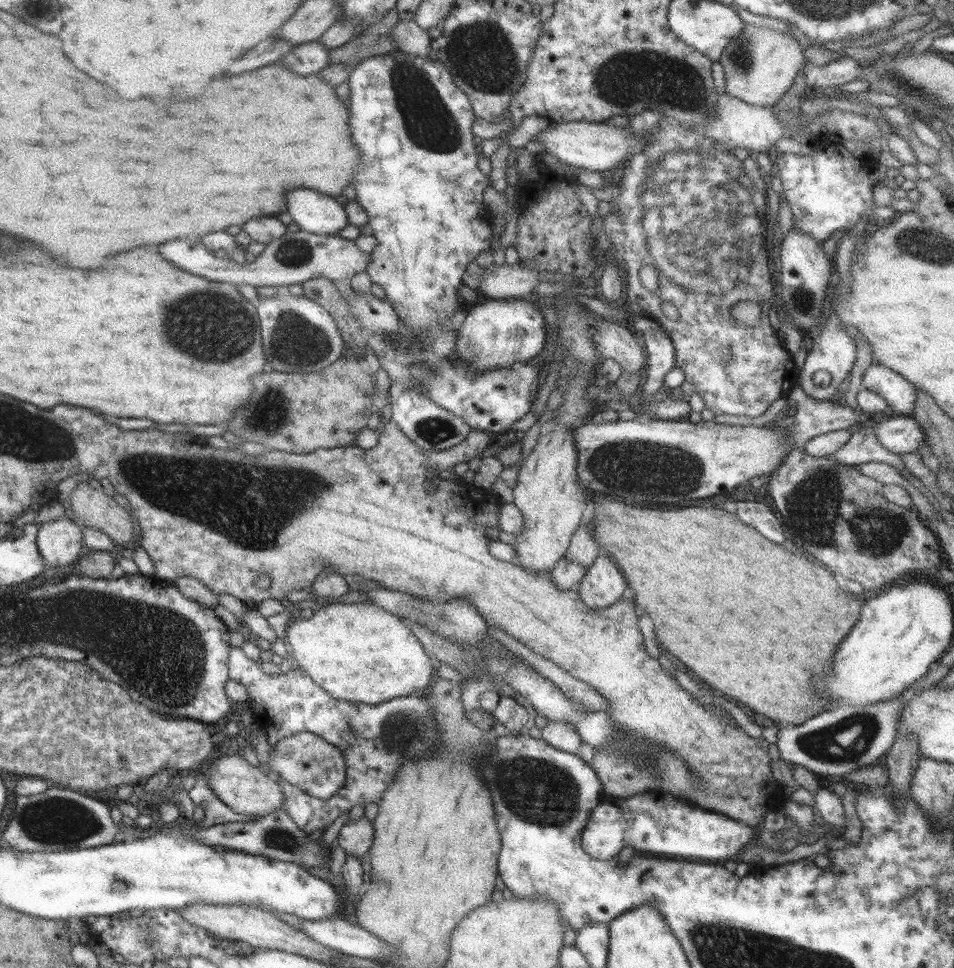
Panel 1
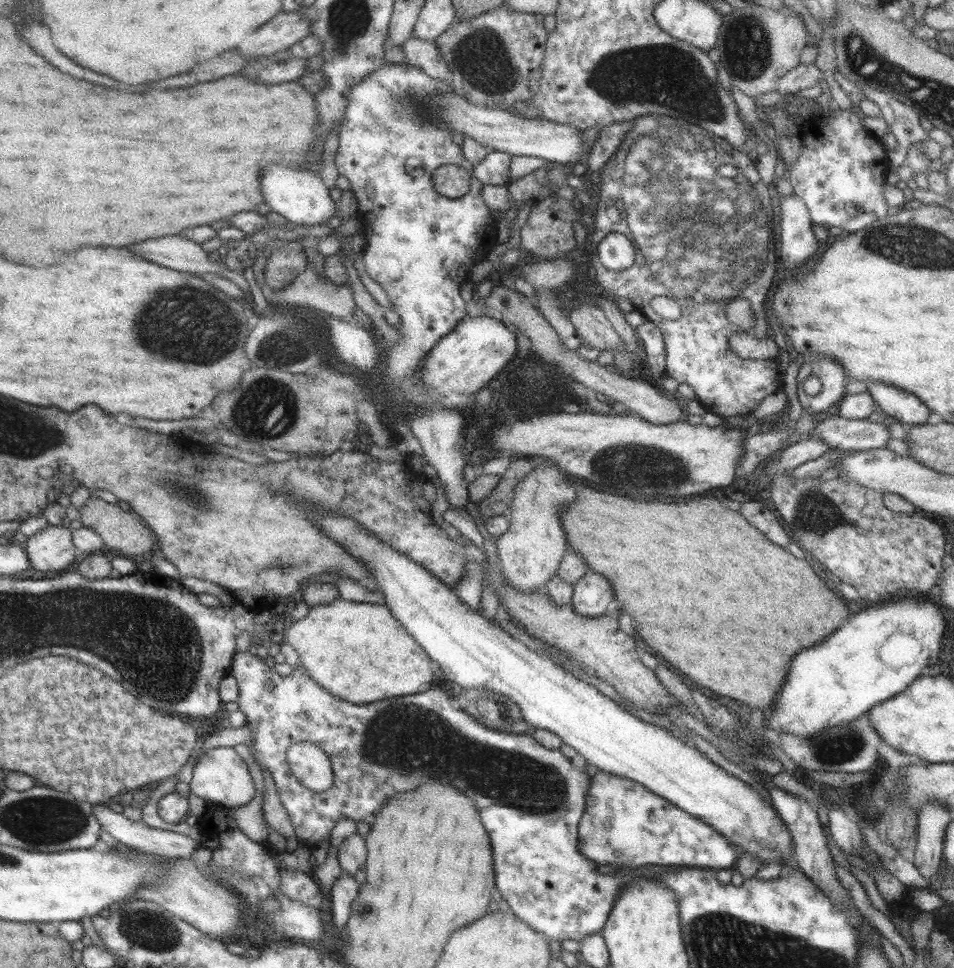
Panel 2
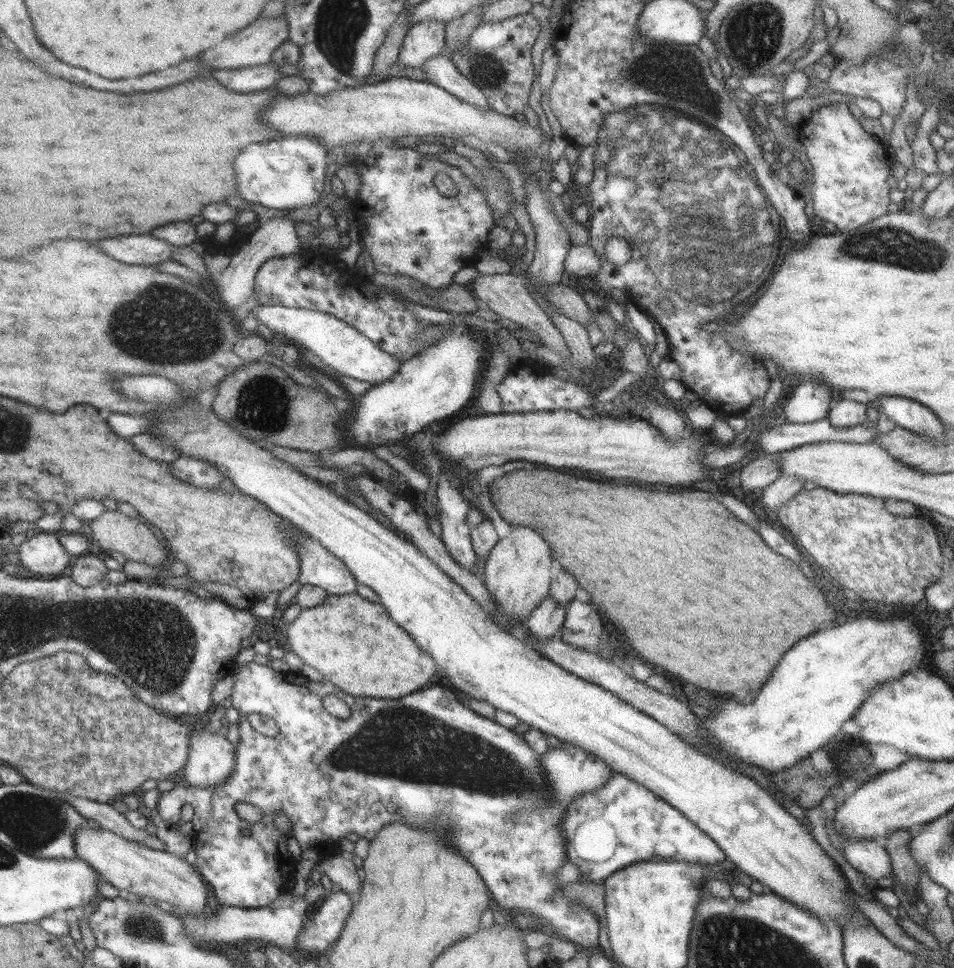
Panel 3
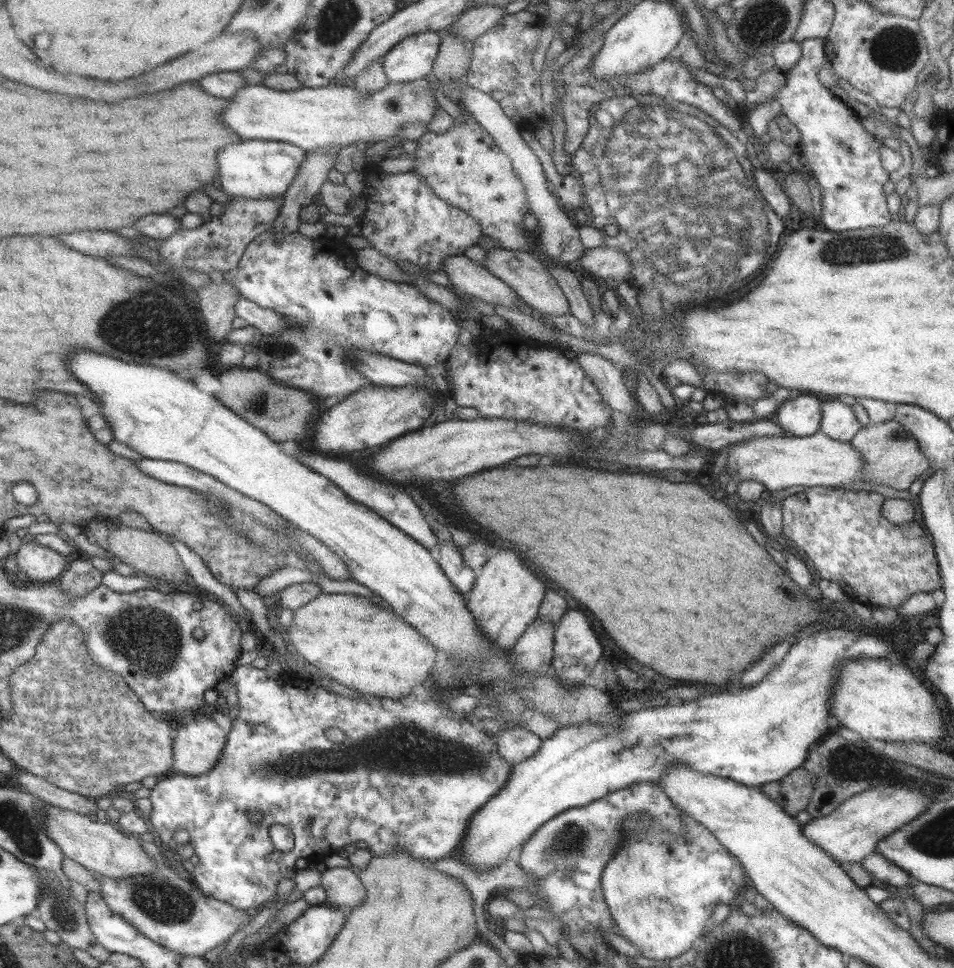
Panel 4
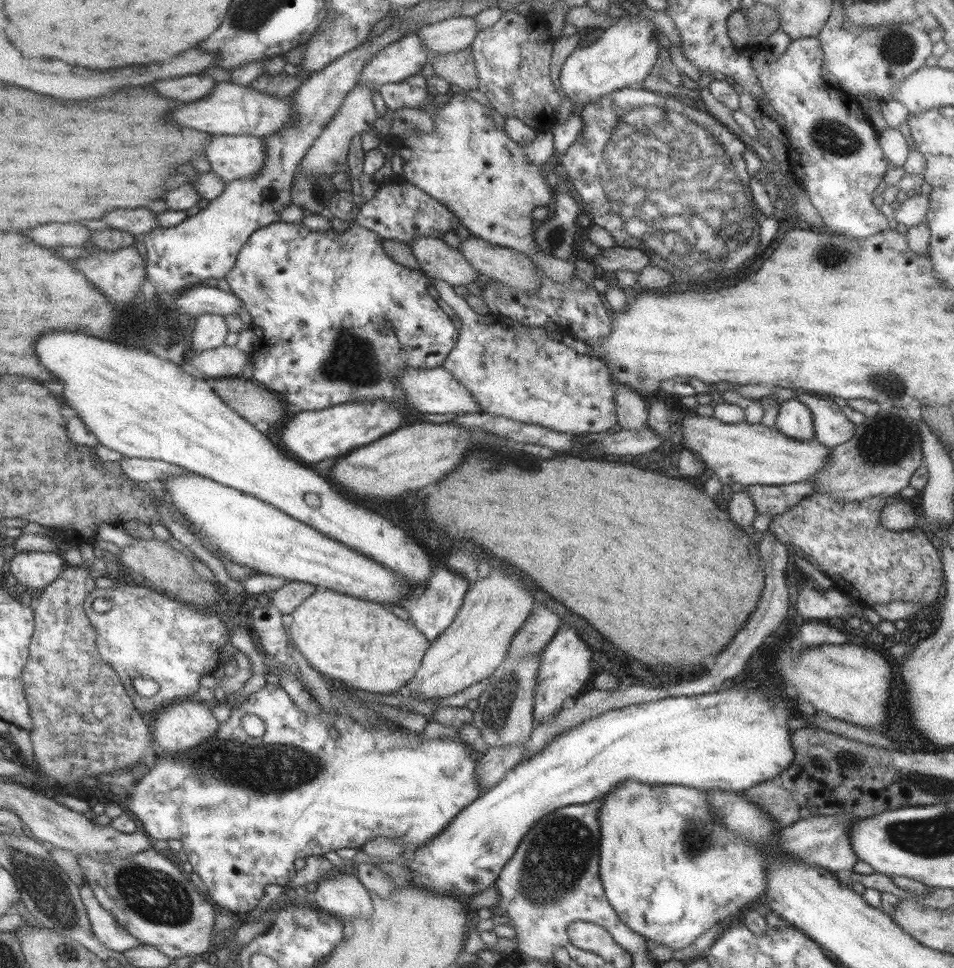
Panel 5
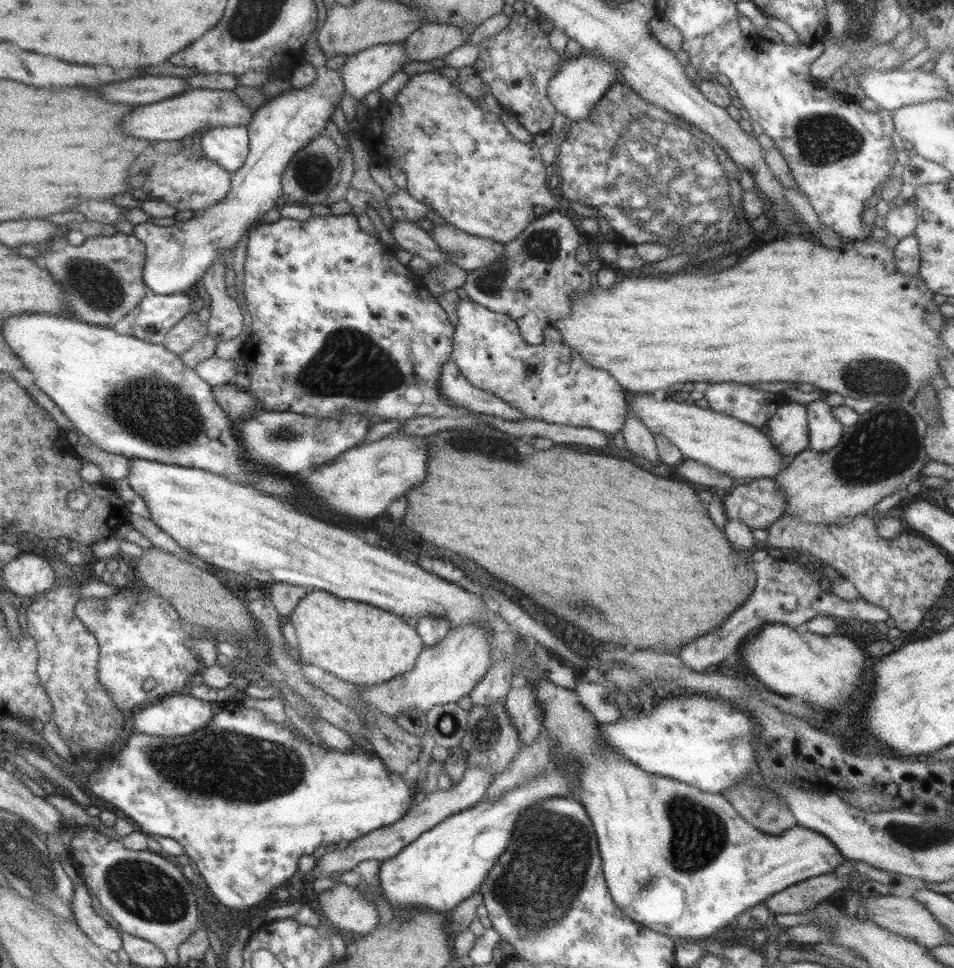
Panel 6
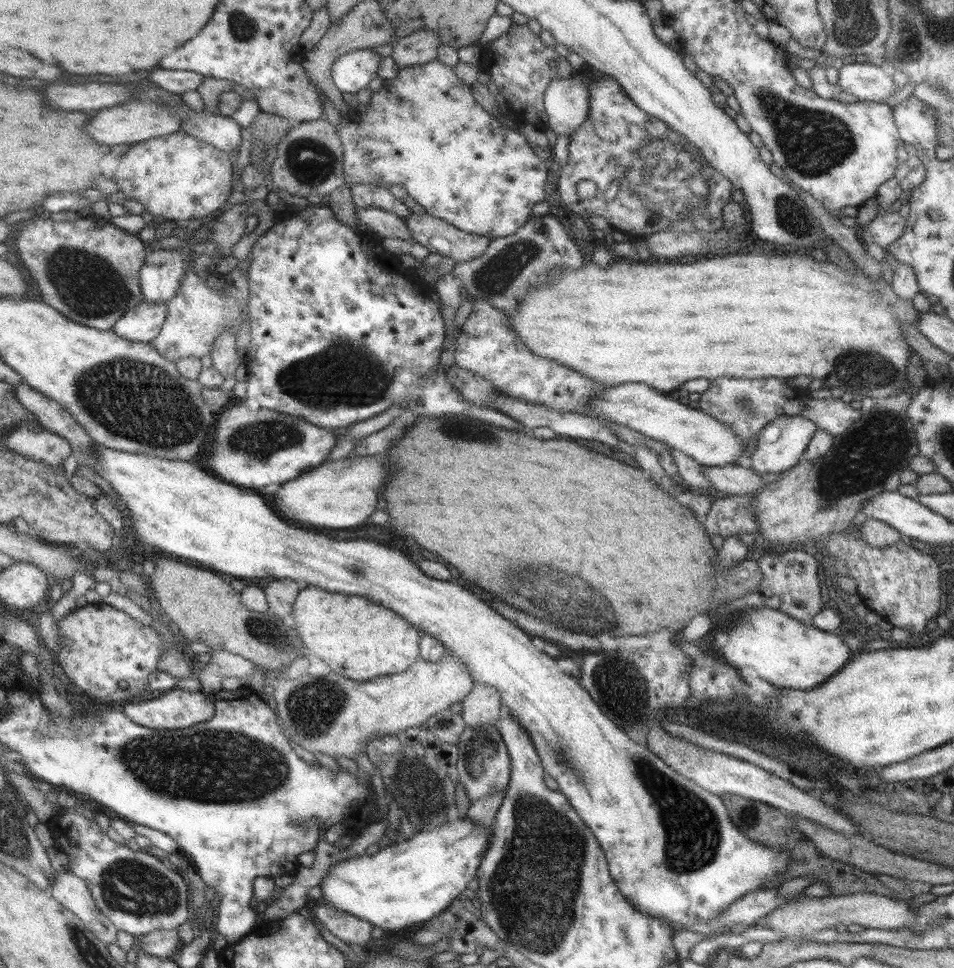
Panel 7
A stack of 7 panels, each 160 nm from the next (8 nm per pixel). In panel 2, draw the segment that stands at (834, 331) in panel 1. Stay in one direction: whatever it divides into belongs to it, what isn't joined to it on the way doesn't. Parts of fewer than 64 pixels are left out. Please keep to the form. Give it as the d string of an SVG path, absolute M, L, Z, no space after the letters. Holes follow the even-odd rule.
M819 354L817 356L819 358L806 359L800 366L797 374L797 400L805 412L823 412L829 406L835 404L835 402L839 402L839 399L845 395L845 378L847 378L847 373L843 371L843 367L837 363L837 360L829 359L829 357L823 357L823 355ZM811 375L816 376L821 383L821 390L815 396L806 395L802 386L805 380L807 380L807 376Z

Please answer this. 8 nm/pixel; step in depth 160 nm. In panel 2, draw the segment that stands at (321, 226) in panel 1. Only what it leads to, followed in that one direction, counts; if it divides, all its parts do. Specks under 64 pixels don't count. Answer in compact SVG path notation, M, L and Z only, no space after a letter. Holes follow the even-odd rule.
M271 164L259 176L259 190L265 200L264 203L271 208L273 213L283 216L288 226L311 226L334 222L333 212L337 209L336 198L330 196L332 191L323 185L320 174L313 169Z

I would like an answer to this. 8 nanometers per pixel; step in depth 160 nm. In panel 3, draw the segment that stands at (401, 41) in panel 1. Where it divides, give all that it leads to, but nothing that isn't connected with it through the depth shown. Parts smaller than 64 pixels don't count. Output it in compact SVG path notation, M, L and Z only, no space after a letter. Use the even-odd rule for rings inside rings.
M444 54L430 56L421 69L427 82L442 88L451 96L477 108L490 108L483 91L459 73L453 61Z

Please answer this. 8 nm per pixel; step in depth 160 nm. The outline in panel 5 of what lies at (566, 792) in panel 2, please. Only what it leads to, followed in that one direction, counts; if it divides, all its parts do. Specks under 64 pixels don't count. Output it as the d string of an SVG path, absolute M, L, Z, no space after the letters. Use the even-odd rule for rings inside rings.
M270 683L264 684L264 687L251 693L243 701L232 706L228 719L222 722L215 731L215 734L191 750L187 749L178 753L166 752L157 755L150 769L141 778L135 779L133 790L121 799L125 810L141 825L141 830L147 834L151 840L180 840L183 844L182 850L187 855L188 862L193 867L193 871L207 888L209 898L220 907L220 910L226 910L230 914L249 913L257 906L262 898L263 888L267 885L287 885L293 875L296 874L293 861L296 858L305 858L309 856L322 856L327 852L336 851L342 848L359 849L367 840L385 836L385 838L401 839L403 842L403 855L405 857L413 856L417 848L421 848L427 839L437 836L440 830L472 800L481 795L482 790L473 778L473 767L476 760L480 757L475 753L468 753L465 745L457 738L432 738L426 740L420 733L409 732L402 728L390 730L386 724L376 728L364 728L357 724L346 712L337 711L337 716L327 713L322 708L320 717L306 715L300 711L296 705L293 705L291 699L283 688ZM246 714L255 714L259 717L265 726L265 730L260 737L251 737L241 728L241 718ZM331 726L338 732L336 738L329 736Z

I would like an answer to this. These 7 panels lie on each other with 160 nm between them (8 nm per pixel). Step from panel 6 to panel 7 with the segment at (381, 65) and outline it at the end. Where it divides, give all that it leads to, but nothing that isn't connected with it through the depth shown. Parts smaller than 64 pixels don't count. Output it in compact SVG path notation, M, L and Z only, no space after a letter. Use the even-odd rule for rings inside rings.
M371 49L350 50L341 54L334 60L330 70L333 84L341 92L356 93L361 88L367 88L380 58Z

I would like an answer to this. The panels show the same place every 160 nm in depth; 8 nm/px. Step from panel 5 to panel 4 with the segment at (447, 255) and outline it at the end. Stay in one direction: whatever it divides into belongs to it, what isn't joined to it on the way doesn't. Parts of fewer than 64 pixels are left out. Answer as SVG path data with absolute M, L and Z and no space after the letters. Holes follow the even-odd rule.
M457 255L447 257L440 266L440 269L447 274L450 280L450 288L459 292L464 297L469 295L476 296L491 306L494 304L503 305L512 309L517 309L521 306L521 299L517 297L516 292L511 290L502 280L495 278L485 267L480 263L471 261L465 255Z

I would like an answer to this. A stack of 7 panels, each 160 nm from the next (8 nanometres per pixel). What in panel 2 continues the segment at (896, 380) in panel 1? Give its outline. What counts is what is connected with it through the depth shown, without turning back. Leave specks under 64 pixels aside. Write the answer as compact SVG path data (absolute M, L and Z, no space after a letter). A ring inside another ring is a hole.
M866 382L867 393L873 398L878 410L893 418L901 426L923 425L931 411L913 394L877 382Z

